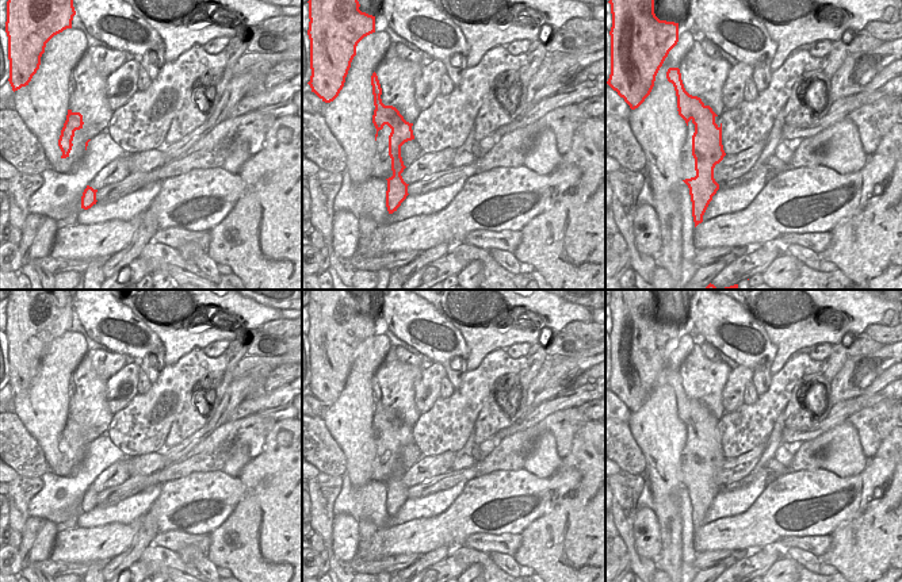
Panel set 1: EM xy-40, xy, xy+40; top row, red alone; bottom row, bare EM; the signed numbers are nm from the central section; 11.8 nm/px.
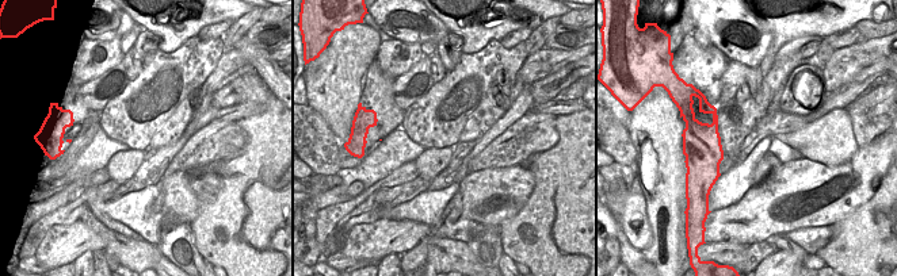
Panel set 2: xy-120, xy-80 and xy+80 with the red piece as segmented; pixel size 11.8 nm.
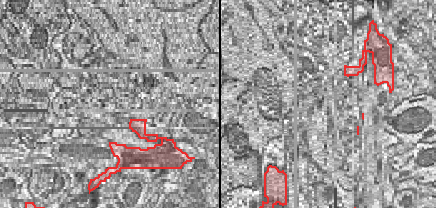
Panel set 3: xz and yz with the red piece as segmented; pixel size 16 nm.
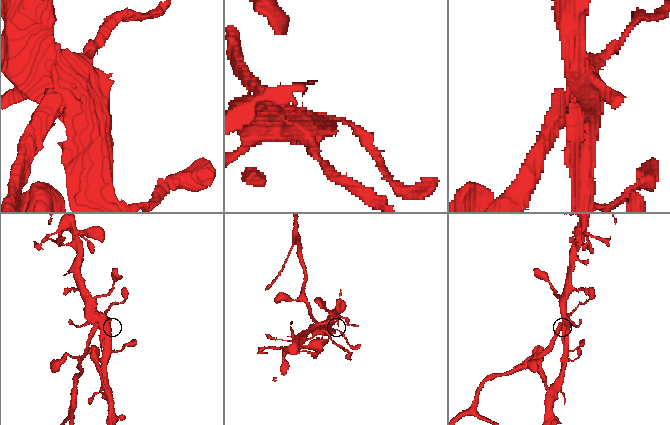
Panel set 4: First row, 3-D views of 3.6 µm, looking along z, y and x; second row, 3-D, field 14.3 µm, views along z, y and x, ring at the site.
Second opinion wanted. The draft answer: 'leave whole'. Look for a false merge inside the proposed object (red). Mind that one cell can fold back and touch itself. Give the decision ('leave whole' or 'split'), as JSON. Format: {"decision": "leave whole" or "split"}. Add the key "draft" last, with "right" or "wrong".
{"decision": "split", "draft": "wrong"}

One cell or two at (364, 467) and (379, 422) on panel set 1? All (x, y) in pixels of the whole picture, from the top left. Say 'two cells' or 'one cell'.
two cells

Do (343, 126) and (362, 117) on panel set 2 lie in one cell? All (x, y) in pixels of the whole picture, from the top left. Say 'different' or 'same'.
different

